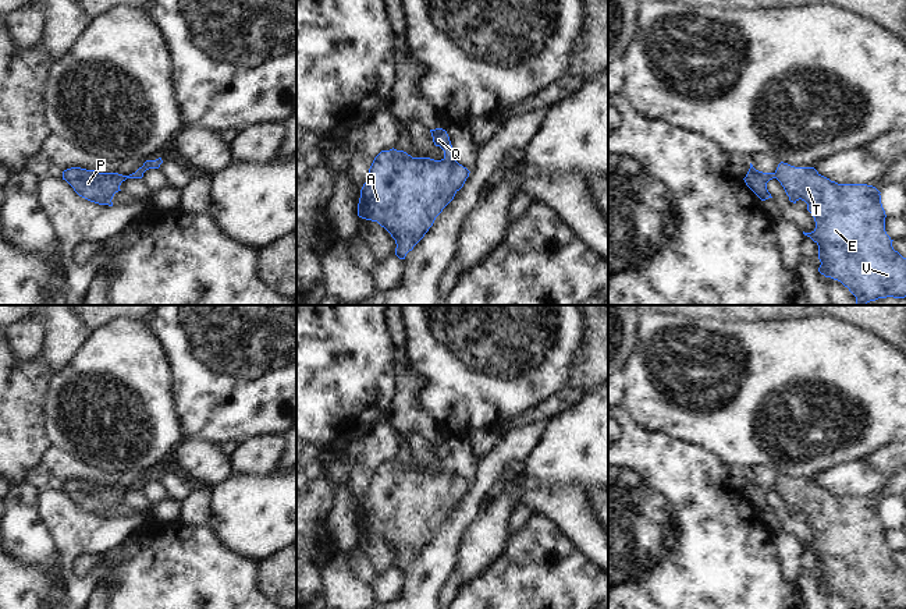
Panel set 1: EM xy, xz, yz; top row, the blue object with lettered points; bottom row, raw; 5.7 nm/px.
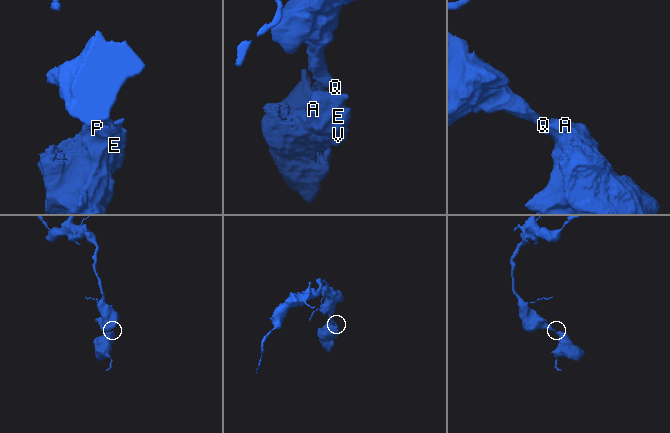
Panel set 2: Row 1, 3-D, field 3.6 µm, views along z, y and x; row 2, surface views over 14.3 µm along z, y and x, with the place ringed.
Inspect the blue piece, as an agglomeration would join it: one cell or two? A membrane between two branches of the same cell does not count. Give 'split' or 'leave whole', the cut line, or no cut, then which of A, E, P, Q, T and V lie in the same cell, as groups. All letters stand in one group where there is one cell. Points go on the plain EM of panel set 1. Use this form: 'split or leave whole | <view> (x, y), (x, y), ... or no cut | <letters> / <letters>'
split | xz (444, 470), (454, 471) | A E P T V / Q

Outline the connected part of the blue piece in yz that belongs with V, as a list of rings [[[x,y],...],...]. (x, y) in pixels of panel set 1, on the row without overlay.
[[[781,474],[774,485],[789,513],[807,516],[816,541],[804,545],[818,557],[818,584],[841,594],[855,609],[906,609],[906,570],[892,559],[885,544],[881,504],[867,496],[838,496],[814,479],[795,479]]]

